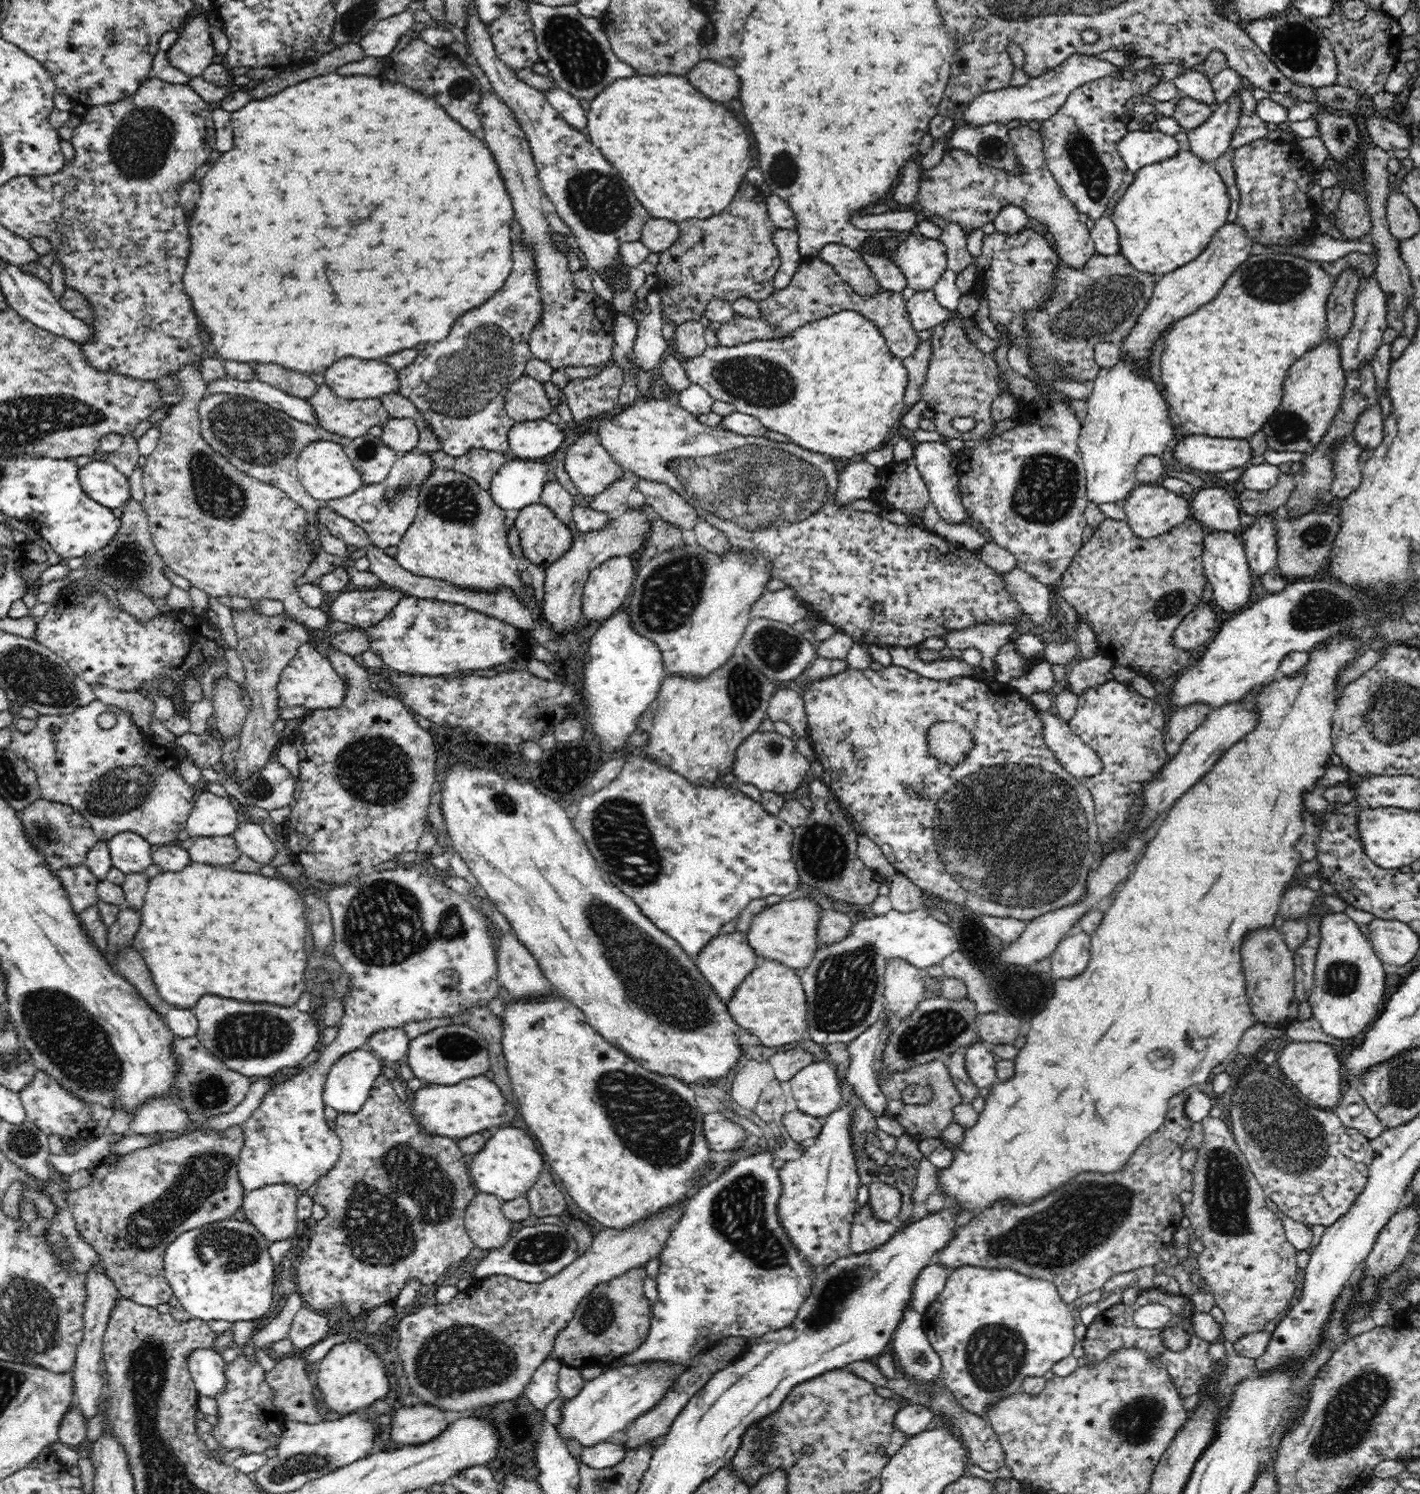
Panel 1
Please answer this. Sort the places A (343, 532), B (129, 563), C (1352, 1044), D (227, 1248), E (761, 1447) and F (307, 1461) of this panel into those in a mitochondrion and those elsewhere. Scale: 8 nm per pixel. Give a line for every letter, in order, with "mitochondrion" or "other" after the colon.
A: other
B: mitochondrion
C: other
D: mitochondrion
E: mitochondrion
F: mitochondrion

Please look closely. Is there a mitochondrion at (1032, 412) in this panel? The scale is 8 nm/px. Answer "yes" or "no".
no

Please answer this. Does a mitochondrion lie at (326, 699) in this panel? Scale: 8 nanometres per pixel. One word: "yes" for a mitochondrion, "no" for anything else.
no

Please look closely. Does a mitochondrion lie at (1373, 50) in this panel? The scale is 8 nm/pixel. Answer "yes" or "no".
no

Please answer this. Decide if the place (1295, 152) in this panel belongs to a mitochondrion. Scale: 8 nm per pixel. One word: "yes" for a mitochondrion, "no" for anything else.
no

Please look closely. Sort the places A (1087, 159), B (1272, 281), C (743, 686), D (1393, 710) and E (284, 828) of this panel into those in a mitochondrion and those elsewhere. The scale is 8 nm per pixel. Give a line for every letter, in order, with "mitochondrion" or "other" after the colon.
A: mitochondrion
B: mitochondrion
C: mitochondrion
D: mitochondrion
E: other

